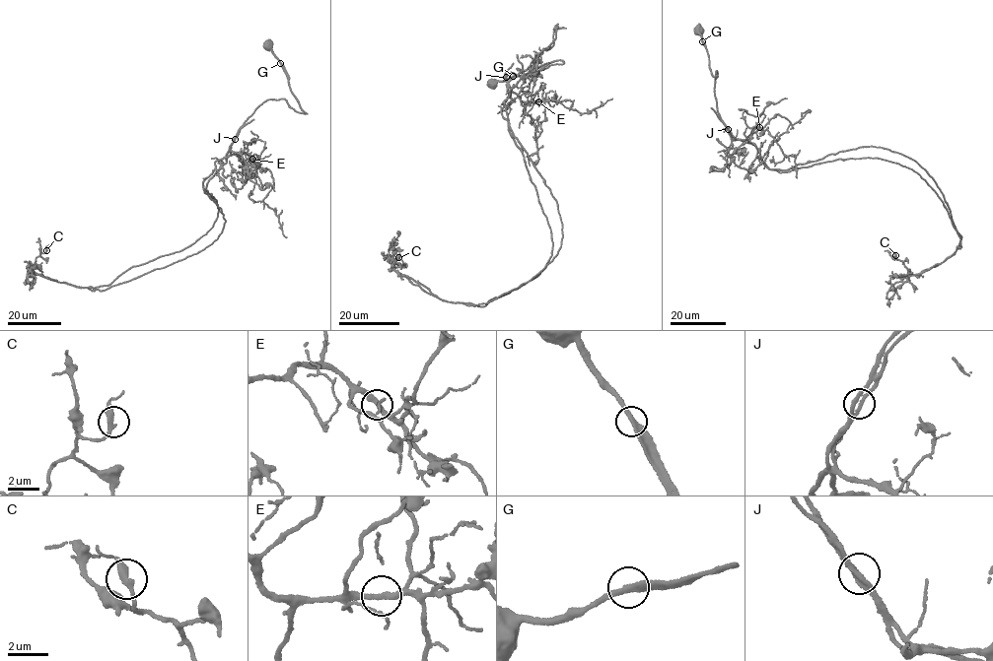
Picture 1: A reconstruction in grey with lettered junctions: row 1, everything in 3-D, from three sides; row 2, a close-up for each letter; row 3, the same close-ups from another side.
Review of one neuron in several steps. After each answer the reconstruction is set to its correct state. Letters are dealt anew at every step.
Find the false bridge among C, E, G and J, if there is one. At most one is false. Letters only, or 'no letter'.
J

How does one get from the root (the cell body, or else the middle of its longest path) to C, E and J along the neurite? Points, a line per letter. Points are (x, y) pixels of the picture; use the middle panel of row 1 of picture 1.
C: (492, 83), (563, 62), (504, 73), (509, 132), (551, 231), (546, 266), (482, 306), (423, 291), (398, 257)
E: (492, 83), (561, 60), (561, 64), (549, 65), (531, 76), (504, 73), (507, 85), (521, 100), (538, 101)
J: (492, 83), (530, 72), (551, 61), (563, 62), (549, 65), (531, 76), (507, 71), (506, 78)

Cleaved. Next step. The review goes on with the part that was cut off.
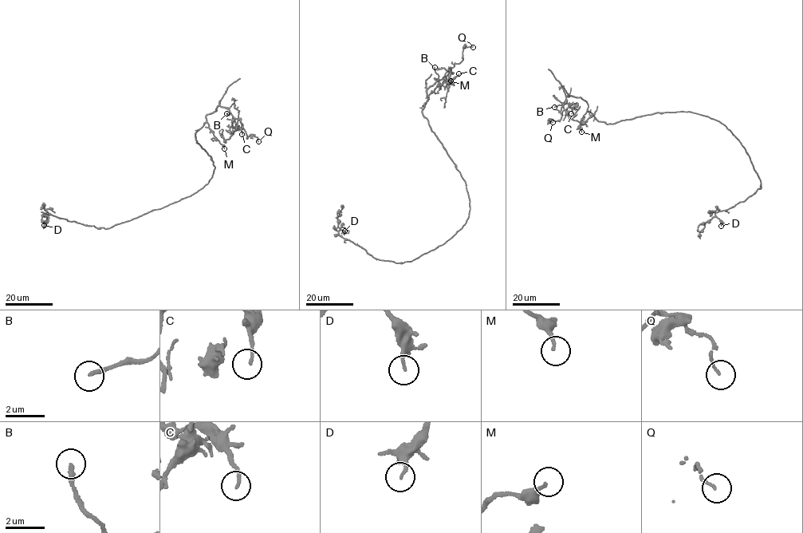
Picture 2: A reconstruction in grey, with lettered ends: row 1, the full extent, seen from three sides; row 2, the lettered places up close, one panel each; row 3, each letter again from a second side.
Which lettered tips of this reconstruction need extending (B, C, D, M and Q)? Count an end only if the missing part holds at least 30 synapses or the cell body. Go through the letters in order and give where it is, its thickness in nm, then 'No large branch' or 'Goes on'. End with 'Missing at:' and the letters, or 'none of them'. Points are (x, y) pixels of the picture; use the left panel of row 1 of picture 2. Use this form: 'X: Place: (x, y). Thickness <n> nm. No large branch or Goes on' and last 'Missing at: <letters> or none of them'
B: Place: (226, 113). Thickness 200 nm. No large branch
C: Place: (242, 134). Thickness 140 nm. No large branch
D: Place: (44, 225). Thickness 180 nm. No large branch
M: Place: (224, 148). Thickness 150 nm. No large branch
Q: Place: (258, 141). Thickness 110 nm. No large branch
Missing at: none of them

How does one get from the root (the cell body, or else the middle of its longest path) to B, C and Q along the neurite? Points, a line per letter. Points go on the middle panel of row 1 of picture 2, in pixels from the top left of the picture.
B: (470, 207), (465, 181), (422, 112), (425, 103), (423, 106), (428, 98), (427, 89), (438, 79), (434, 67)
C: (470, 207), (465, 181), (422, 112), (428, 98), (427, 89), (437, 80), (445, 77), (450, 81), (458, 73)
Q: (470, 207), (465, 181), (422, 111), (428, 98), (427, 89), (462, 61), (462, 49), (473, 47)

